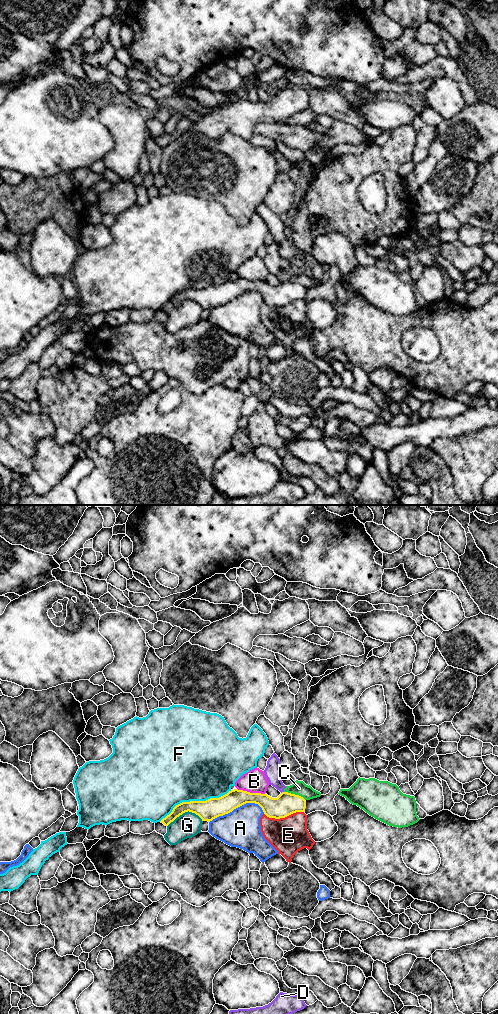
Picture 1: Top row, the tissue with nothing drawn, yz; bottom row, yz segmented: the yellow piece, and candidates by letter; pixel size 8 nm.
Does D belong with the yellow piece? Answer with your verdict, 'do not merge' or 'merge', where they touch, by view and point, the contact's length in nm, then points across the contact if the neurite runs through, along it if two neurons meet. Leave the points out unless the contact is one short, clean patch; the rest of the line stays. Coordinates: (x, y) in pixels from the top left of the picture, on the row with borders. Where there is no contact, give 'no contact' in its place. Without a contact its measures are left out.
do not merge; contact yz (282, 792); length 30 nm; border yz (283, 791), (281, 793)

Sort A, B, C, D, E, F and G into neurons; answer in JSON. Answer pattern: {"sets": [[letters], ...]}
{"sets": [["A"], ["B"], ["C"], ["D"], ["E"], ["F"], ["G"]]}

